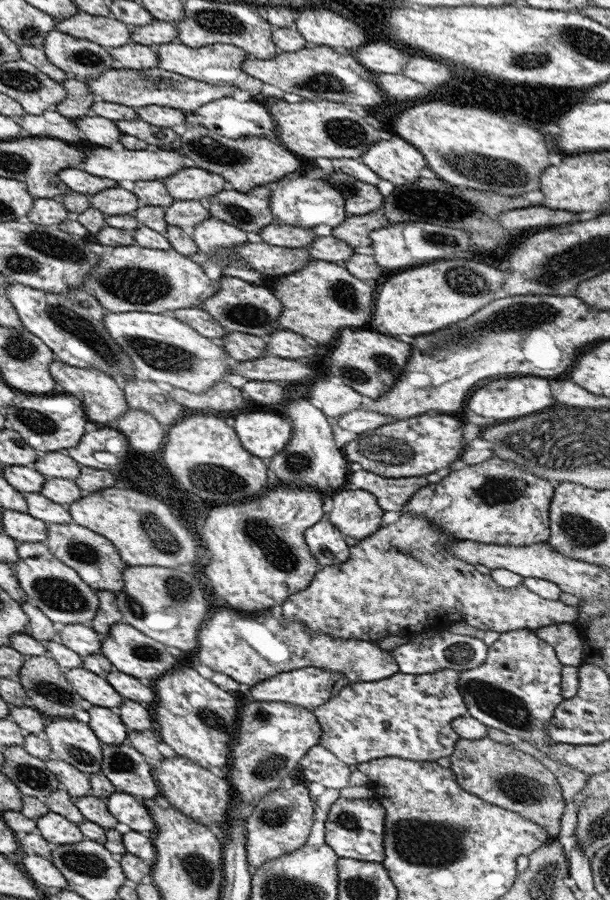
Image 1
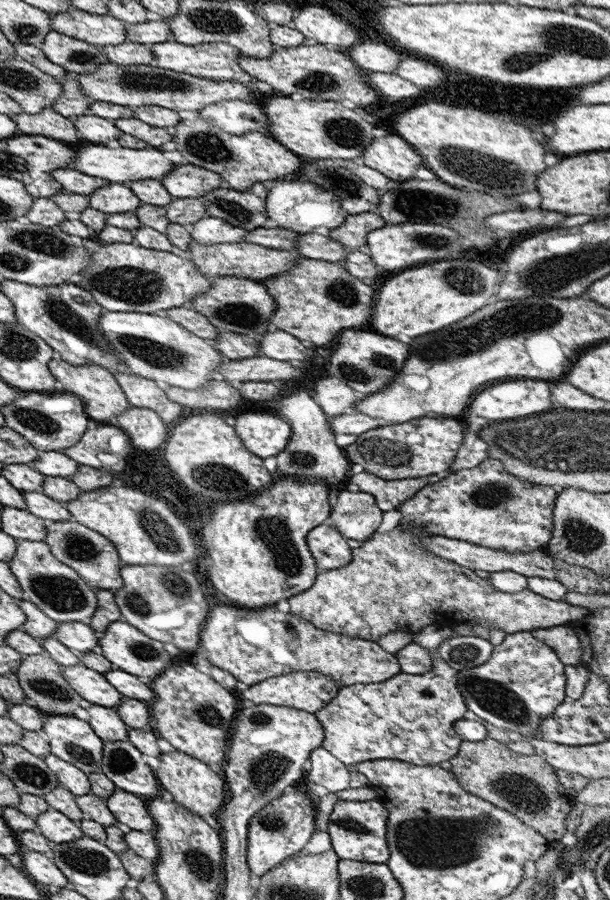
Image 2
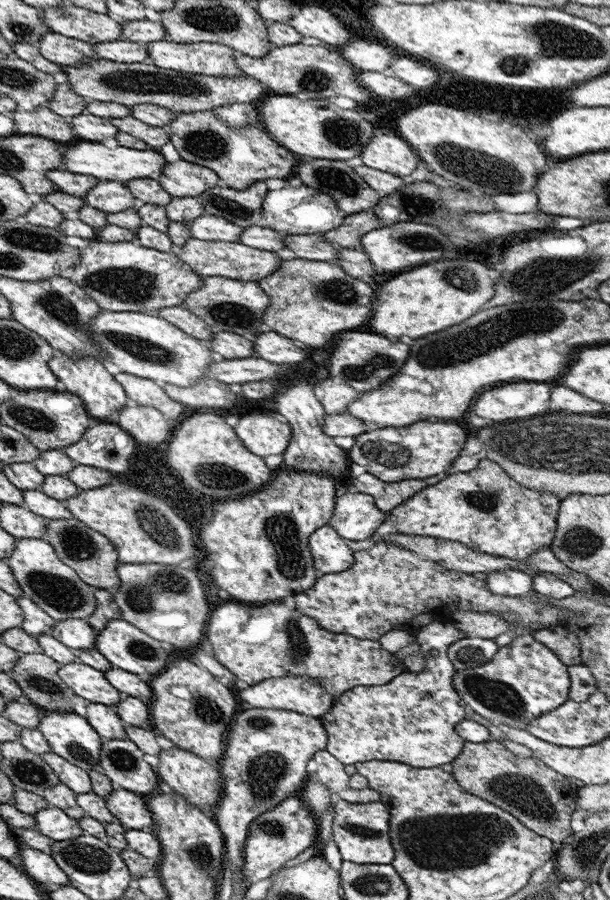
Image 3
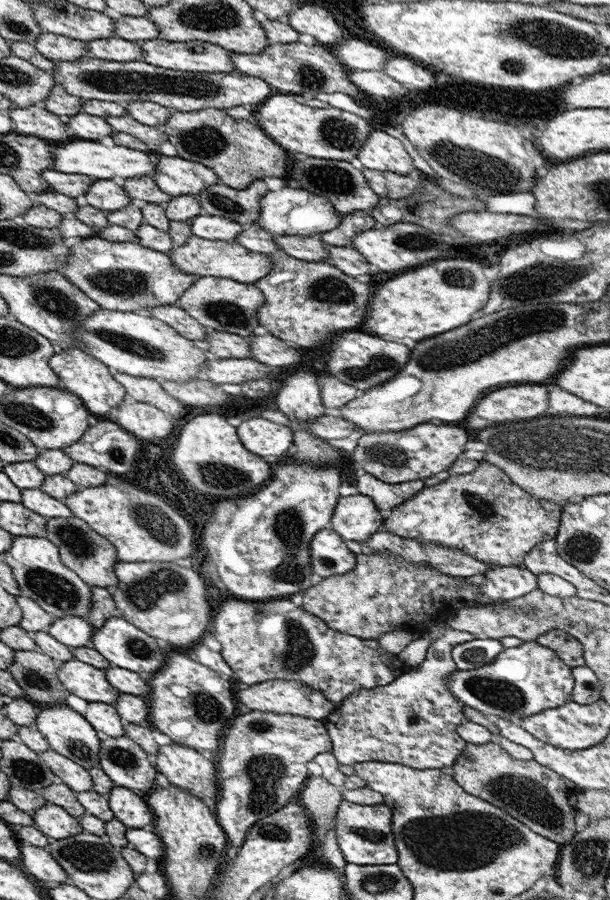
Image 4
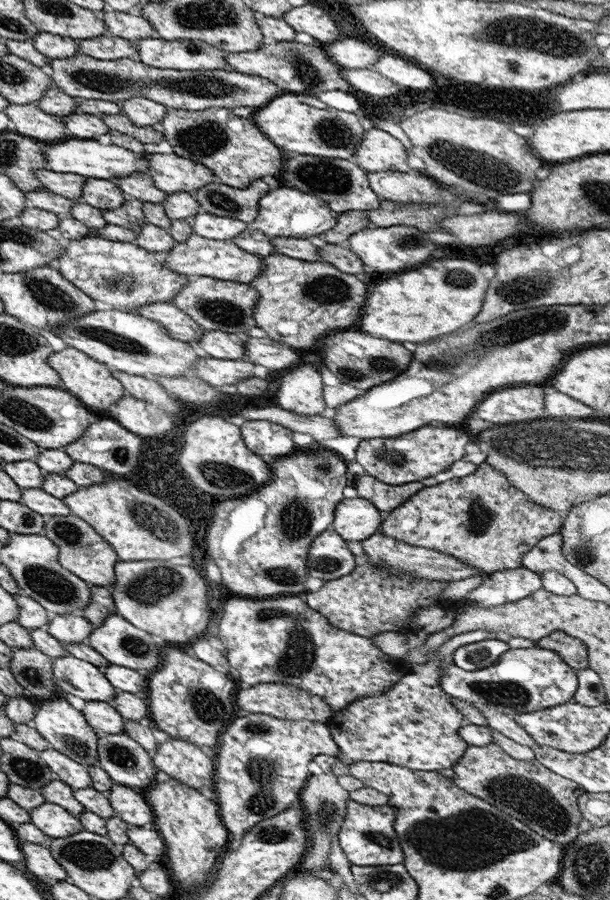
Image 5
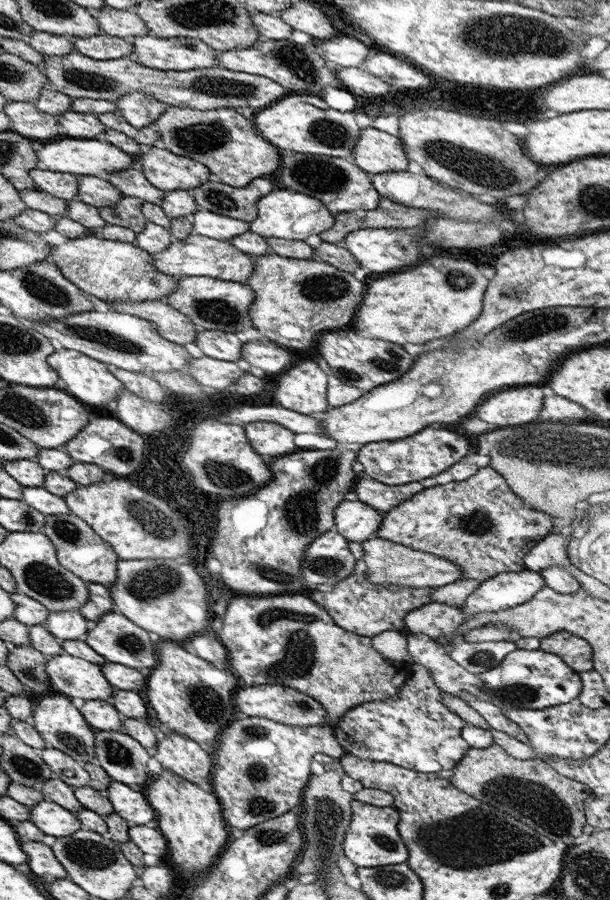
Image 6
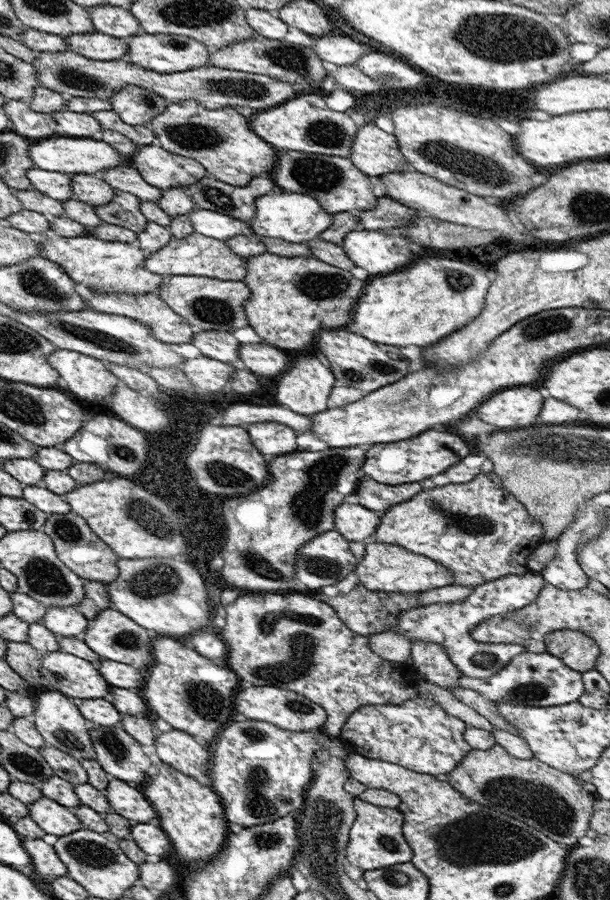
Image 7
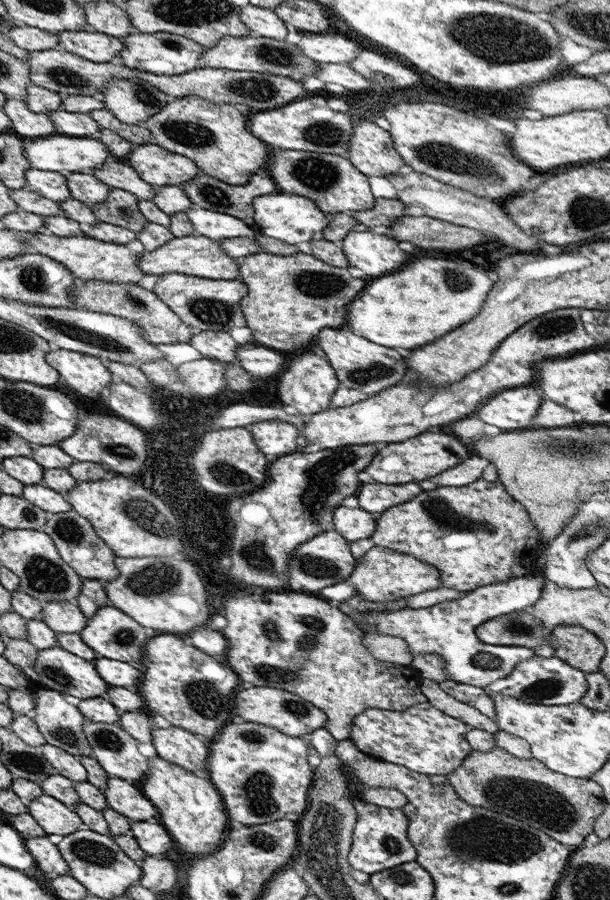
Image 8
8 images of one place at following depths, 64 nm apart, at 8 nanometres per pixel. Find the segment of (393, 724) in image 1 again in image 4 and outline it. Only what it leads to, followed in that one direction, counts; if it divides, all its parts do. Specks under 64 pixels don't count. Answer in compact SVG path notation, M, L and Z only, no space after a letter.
M447 620L428 623L421 637L432 638L432 641L427 645L424 659L418 666L397 676L384 687L355 691L320 720L331 741L330 753L339 764L349 766L356 762L373 761L404 764L417 770L440 769L451 766L461 754L462 748L465 748L466 742L456 734L456 728L465 724L468 718L463 713L462 702L447 690L446 678L456 669L451 657L452 648L475 638L468 632L453 630Z

